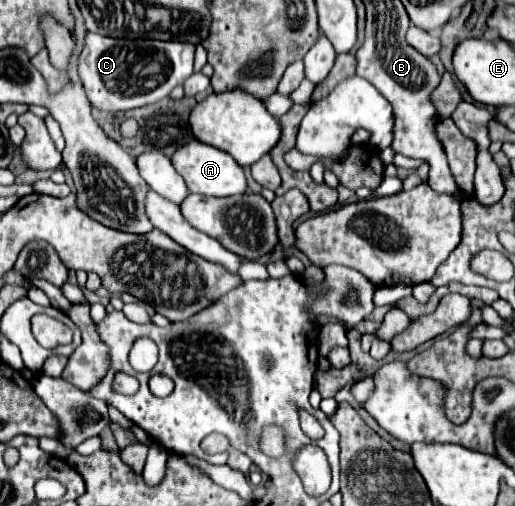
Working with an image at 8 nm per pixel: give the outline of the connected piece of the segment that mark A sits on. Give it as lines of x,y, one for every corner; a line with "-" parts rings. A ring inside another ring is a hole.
193,139
191,143
187,143
187,147
179,147
179,151
171,155
171,163
175,171
185,179
187,189
191,193
201,193
211,197
229,197
229,195
241,195
247,191
247,179
241,165
237,165
237,161
229,153
215,149
207,143

